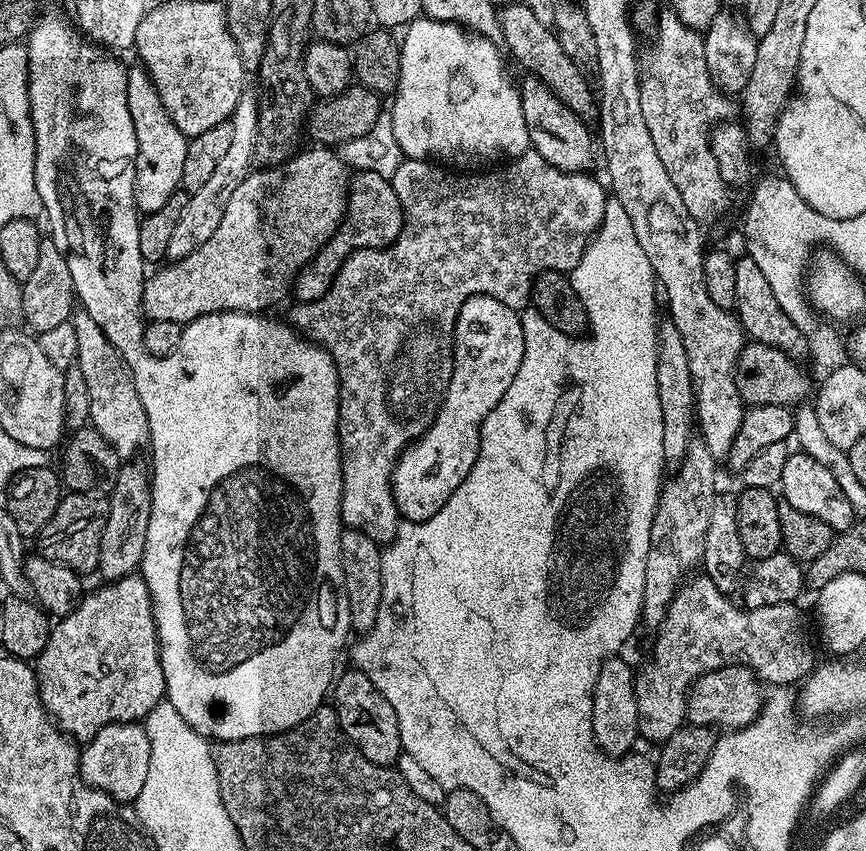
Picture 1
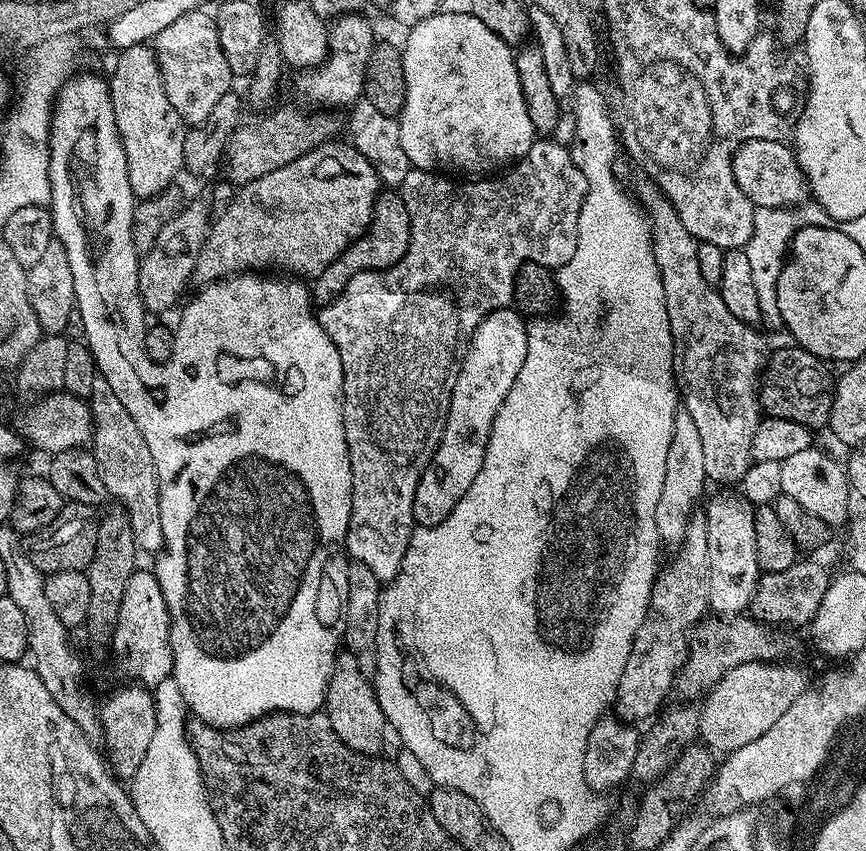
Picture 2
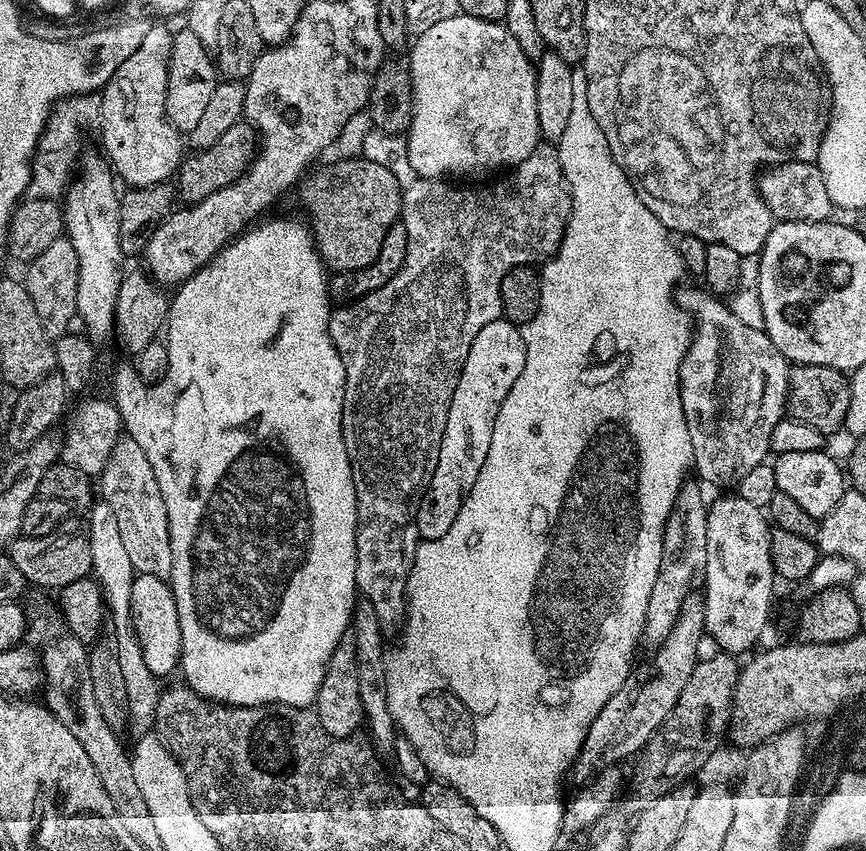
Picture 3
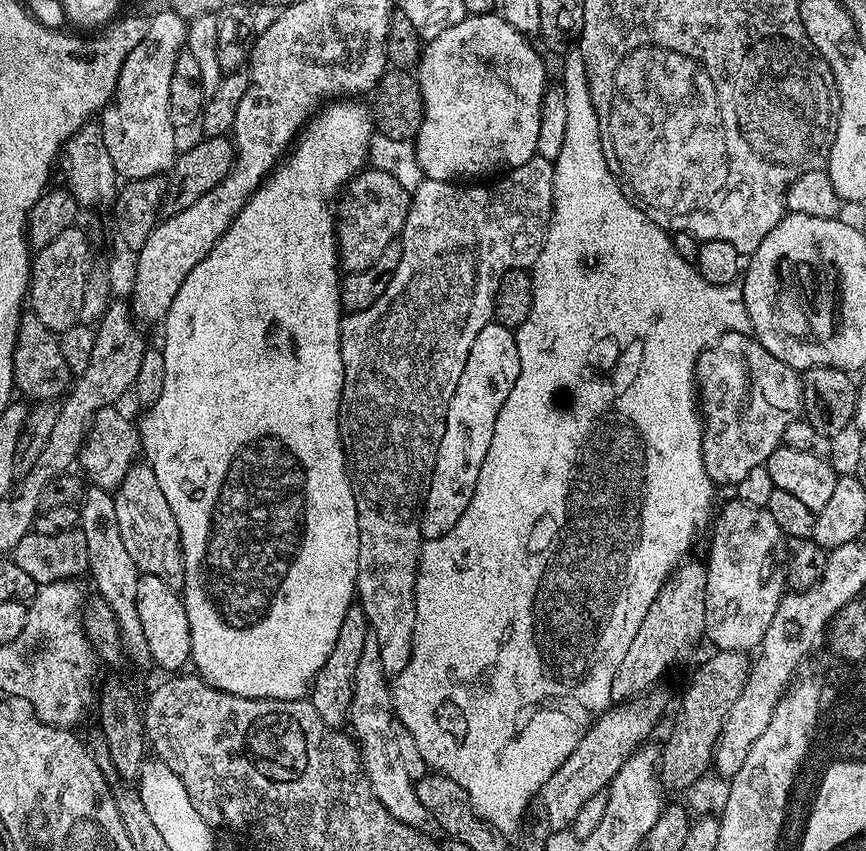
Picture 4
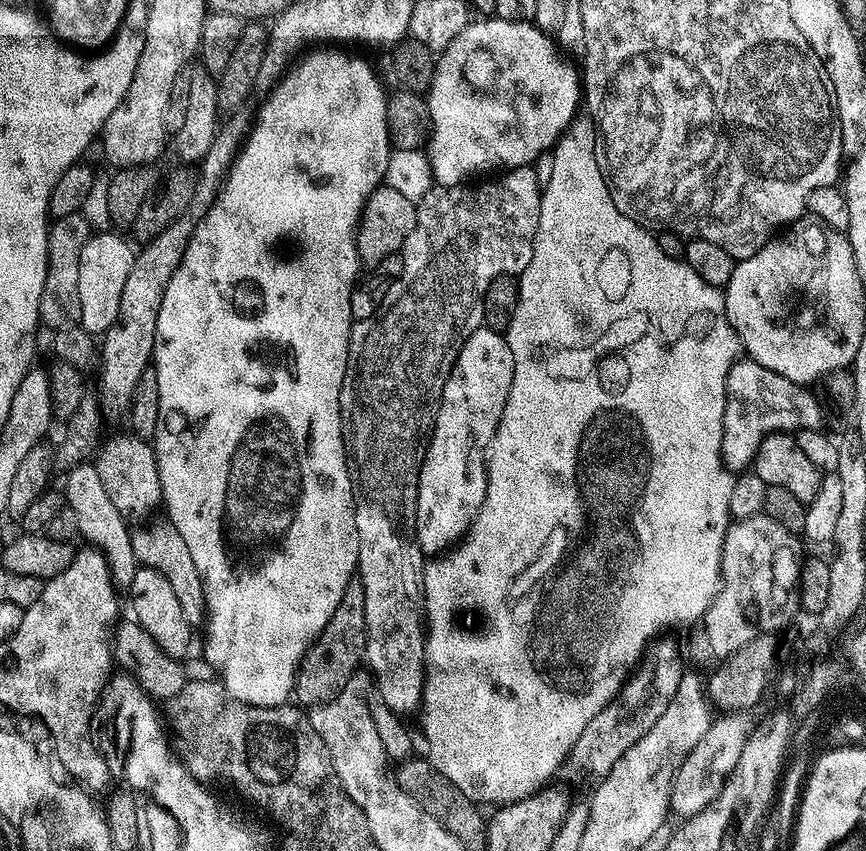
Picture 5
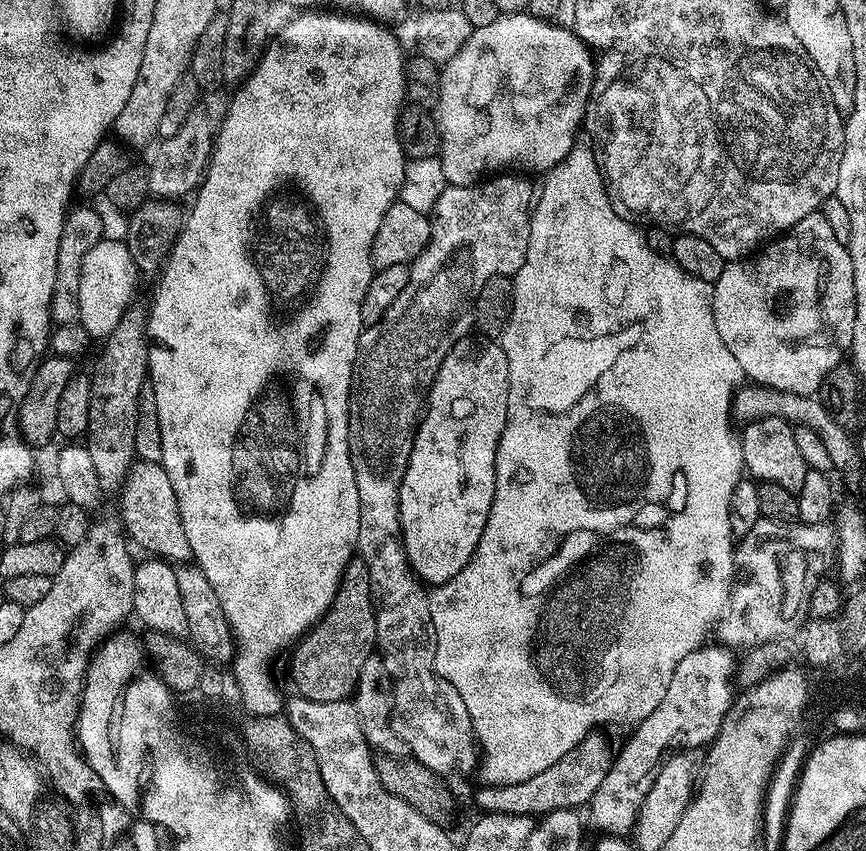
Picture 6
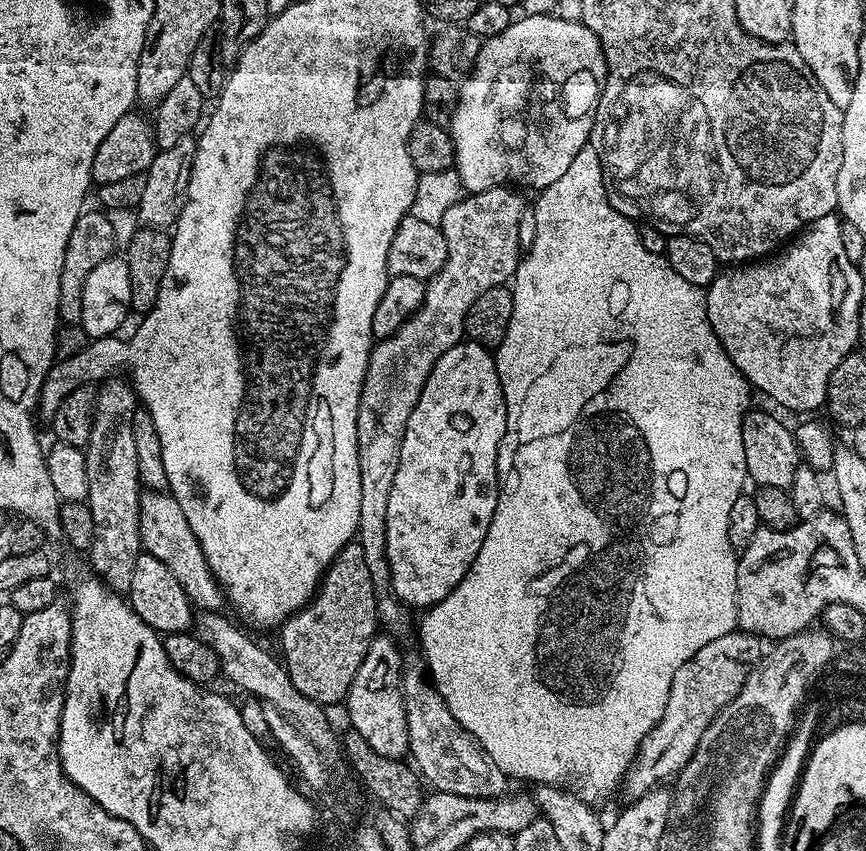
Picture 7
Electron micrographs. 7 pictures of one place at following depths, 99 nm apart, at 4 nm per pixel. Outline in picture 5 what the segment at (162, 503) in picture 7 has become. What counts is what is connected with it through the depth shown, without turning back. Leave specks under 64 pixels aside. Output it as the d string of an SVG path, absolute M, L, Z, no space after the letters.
M112 436L101 443L94 456L98 478L102 478L102 487L110 494L110 502L129 517L140 516L156 504L161 503L160 479L156 465L156 449L141 436Z

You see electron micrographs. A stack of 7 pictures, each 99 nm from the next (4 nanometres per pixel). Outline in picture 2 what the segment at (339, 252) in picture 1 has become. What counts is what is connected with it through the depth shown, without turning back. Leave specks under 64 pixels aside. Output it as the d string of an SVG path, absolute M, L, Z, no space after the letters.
M385 191L376 200L371 228L358 237L339 258L330 262L330 266L326 266L322 274L318 274L311 281L310 291L313 305L323 306L334 302L334 298L338 298L342 290L346 290L346 284L350 282L350 278L354 278L354 274L381 272L384 268L394 266L404 257L409 246L410 214L406 210L404 199L395 191Z

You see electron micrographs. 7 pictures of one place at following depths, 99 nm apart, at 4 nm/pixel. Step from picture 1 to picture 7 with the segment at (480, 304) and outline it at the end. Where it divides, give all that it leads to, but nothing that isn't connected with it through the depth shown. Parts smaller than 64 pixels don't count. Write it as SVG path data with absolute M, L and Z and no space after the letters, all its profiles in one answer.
M461 342L446 350L446 354L434 362L434 370L430 370L430 378L426 378L426 386L422 386L418 406L414 406L414 414L410 414L410 422L406 422L398 474L394 474L394 486L390 486L390 502L386 502L390 591L409 609L427 610L442 602L442 598L466 578L466 570L470 570L474 558L478 558L500 497L496 463L505 434L506 402L495 355L483 344L471 342Z

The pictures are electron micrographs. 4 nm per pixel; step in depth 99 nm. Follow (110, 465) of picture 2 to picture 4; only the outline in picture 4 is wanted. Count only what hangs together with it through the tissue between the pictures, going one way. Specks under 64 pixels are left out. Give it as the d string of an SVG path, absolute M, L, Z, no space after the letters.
M137 462L122 478L112 497L114 514L118 514L118 530L122 533L122 546L126 546L130 558L141 575L158 577L171 589L181 591L185 582L184 559L178 534L178 522L174 522L174 513L166 498L162 495L162 486L154 478L152 465Z

